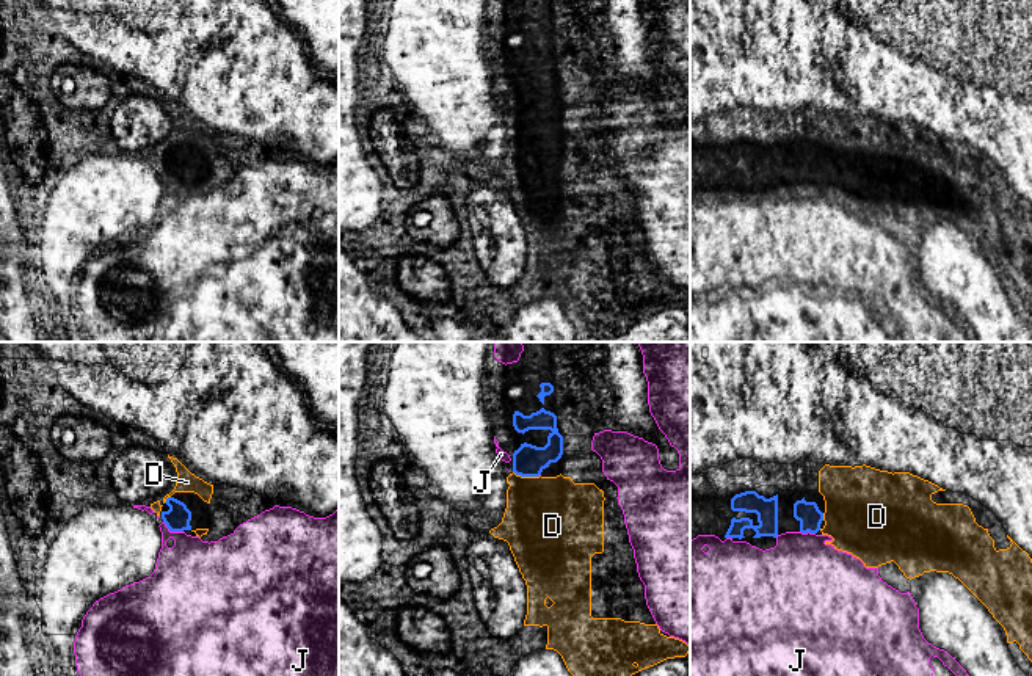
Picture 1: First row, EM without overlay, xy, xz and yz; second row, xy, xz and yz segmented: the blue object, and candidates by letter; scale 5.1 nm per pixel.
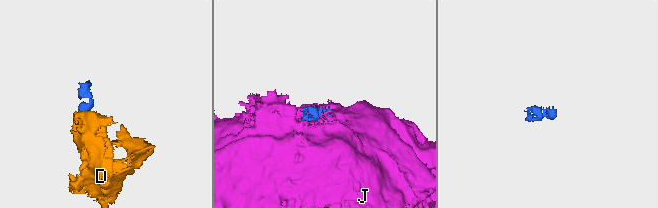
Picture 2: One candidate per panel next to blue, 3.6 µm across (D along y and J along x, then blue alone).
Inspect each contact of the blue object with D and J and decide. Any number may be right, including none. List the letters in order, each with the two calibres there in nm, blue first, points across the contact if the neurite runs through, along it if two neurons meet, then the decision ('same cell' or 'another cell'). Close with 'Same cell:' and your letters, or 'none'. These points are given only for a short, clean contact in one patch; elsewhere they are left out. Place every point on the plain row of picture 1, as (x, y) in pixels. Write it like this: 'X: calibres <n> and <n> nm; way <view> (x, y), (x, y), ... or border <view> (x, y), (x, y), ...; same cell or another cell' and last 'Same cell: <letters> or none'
D: calibres 160 and 440 nm; same cell
J: calibres 130 and 360 nm; another cell
Same cell: D

